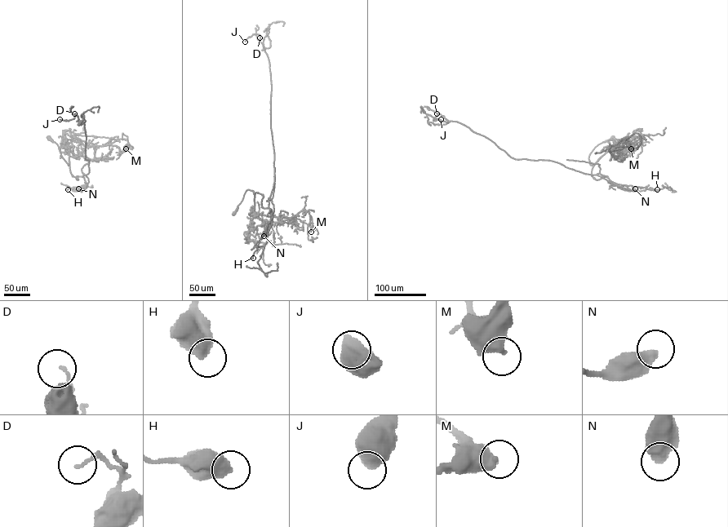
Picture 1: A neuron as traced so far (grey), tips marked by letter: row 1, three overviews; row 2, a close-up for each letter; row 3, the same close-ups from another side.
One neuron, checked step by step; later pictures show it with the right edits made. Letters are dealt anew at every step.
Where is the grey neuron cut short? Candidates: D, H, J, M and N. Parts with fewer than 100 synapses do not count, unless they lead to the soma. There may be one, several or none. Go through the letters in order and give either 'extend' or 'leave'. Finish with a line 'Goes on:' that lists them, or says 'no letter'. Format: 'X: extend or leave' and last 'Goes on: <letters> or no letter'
D: leave
H: leave
J: leave
M: leave
N: leave
Goes on: no letter

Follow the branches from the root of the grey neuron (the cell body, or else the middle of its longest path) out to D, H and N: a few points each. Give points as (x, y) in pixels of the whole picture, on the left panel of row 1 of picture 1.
D: (49, 138), (57, 144), (73, 176), (77, 179), (77, 176), (87, 174), (84, 125), (74, 113)
H: (49, 138), (57, 144), (73, 176), (77, 179), (77, 176), (84, 177), (86, 183), (81, 188), (68, 189)
N: (49, 138), (57, 144), (73, 176), (77, 179), (76, 177), (83, 173), (88, 178), (86, 187), (78, 188)

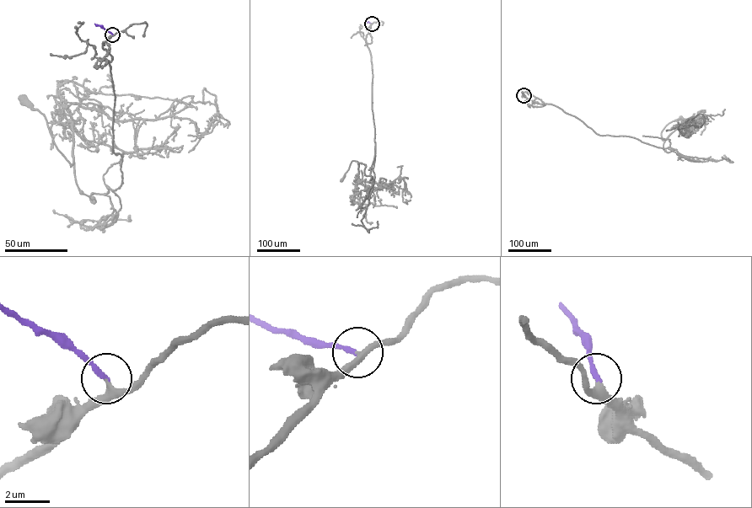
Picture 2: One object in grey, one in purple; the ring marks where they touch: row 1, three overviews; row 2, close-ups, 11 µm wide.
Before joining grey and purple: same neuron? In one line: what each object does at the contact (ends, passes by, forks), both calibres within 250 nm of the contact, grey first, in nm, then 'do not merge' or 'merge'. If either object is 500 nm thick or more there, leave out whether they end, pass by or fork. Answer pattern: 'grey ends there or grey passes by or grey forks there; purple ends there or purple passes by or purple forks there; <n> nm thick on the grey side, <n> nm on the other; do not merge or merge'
grey passes by; purple ends there; 240 nm thick on the grey side, 240 nm on the other; merge

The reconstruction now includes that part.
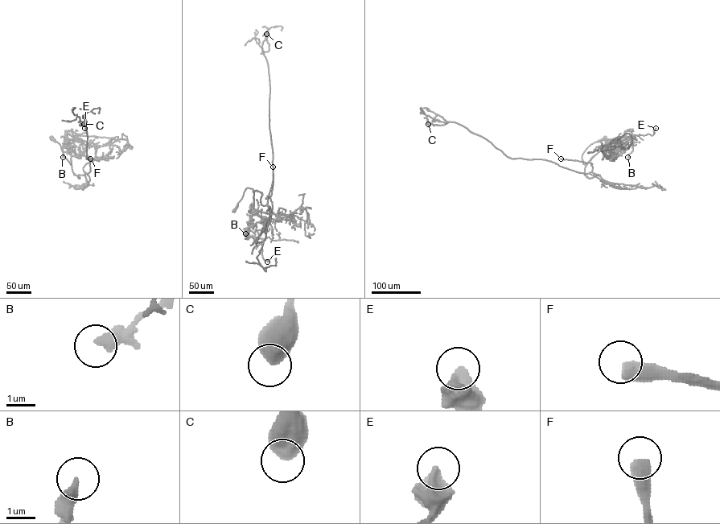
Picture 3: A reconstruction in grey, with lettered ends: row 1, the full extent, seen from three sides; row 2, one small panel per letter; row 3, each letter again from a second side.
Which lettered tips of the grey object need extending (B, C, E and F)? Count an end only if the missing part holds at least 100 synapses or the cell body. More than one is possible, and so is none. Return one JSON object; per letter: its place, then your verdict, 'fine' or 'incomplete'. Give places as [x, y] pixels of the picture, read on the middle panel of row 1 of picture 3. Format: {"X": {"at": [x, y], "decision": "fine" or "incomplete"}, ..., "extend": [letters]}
{"B": {"at": [245, 233], "decision": "fine"}, "C": {"at": [266, 34], "decision": "fine"}, "E": {"at": [267, 262], "decision": "fine"}, "F": {"at": [273, 167], "decision": "incomplete"}, "extend": ["F"]}

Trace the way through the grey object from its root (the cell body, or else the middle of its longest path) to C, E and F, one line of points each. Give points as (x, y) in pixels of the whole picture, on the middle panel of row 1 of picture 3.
C: (234, 210), (247, 187), (261, 193), (261, 204), (266, 204), (273, 181), (269, 76), (261, 47), (266, 34)
E: (234, 210), (245, 189), (252, 188), (253, 212), (248, 232), (263, 239), (262, 257), (267, 262)
F: (234, 210), (247, 187), (261, 193), (261, 204), (267, 204), (273, 167)

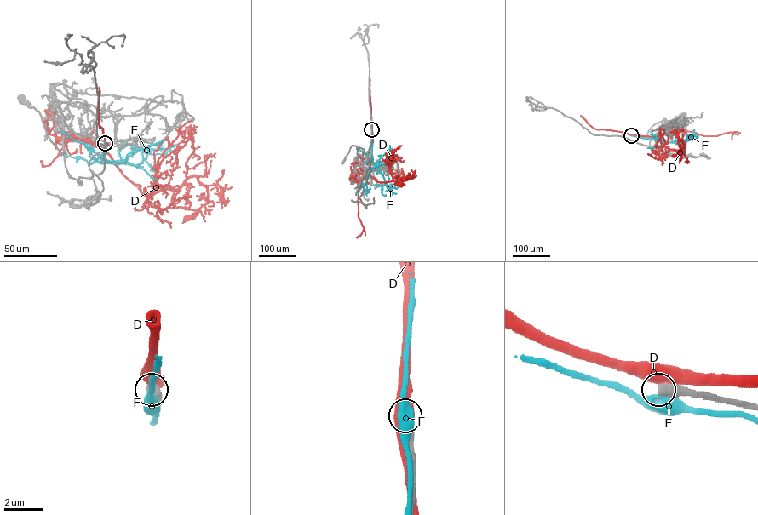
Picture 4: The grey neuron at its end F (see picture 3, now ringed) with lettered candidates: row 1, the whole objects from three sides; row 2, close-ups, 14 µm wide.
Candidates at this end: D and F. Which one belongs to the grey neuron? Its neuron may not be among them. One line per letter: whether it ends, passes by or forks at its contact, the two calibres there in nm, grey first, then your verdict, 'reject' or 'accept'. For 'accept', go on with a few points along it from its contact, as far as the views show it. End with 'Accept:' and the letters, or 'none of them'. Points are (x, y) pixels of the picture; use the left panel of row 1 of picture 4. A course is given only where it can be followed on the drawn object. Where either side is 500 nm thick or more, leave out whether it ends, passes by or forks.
D: 650/550 nm | reject
F: 650/550 nm | reject
Accept: none of them

